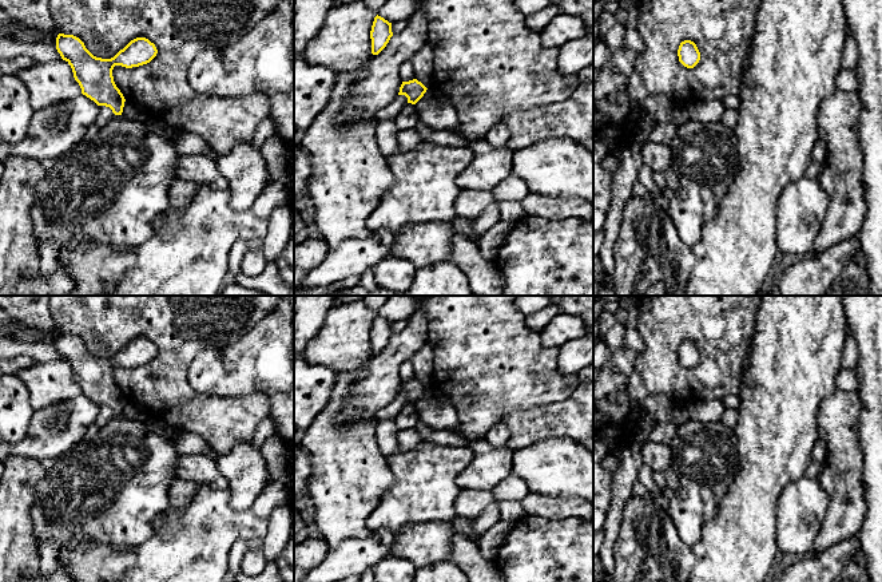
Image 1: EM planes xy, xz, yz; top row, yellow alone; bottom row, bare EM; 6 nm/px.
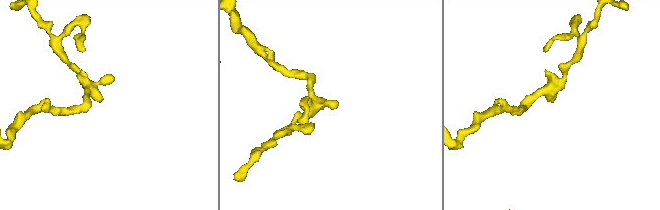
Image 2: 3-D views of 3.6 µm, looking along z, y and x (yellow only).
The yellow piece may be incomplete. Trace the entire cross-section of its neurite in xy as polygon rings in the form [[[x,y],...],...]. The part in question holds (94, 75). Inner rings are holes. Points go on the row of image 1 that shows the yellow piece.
[[[64,33],[57,35],[56,50],[71,66],[82,94],[98,106],[110,107],[115,115],[122,115],[126,99],[114,82],[114,67],[139,67],[150,63],[158,54],[154,43],[136,37],[114,58],[102,59],[94,56],[79,37]]]

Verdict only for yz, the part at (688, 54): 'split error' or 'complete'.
complete

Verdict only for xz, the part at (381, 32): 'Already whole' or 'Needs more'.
Already whole

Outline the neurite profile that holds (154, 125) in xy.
[[[151,116],[147,122],[146,122],[147,128],[159,135],[159,136],[164,136],[168,139],[174,139],[175,136],[179,135],[179,130],[164,124],[160,119]]]

